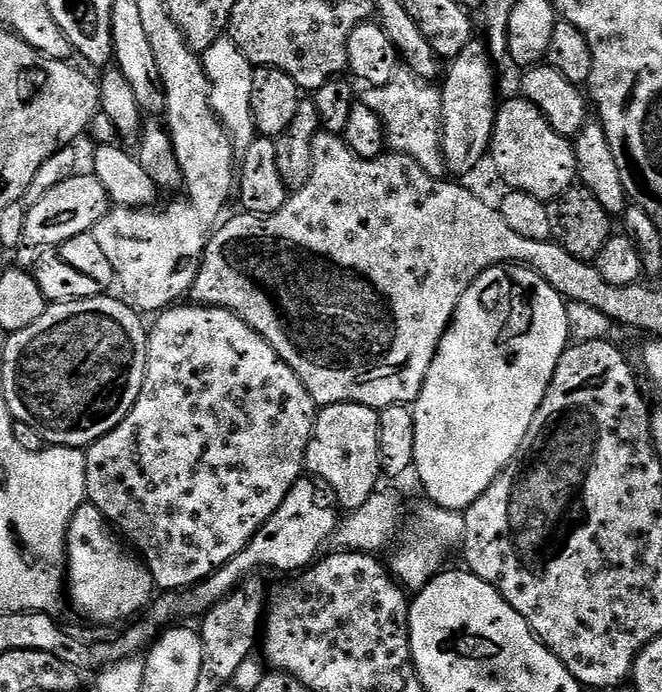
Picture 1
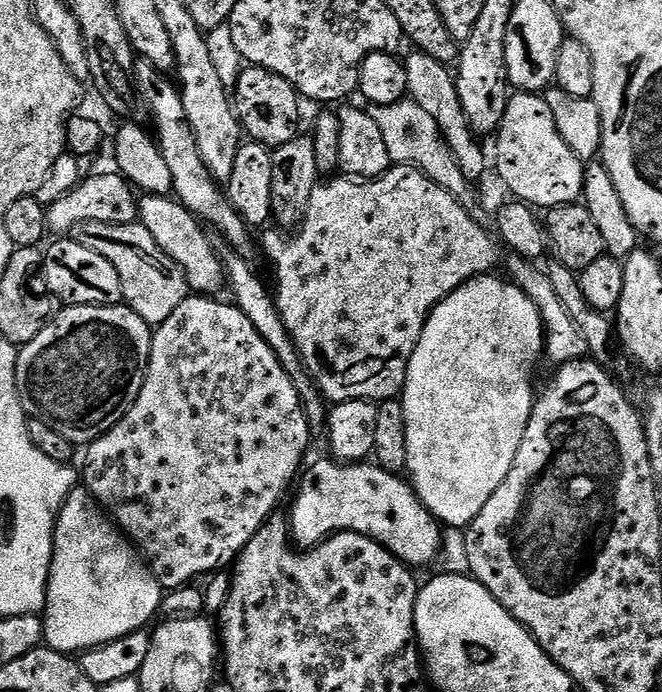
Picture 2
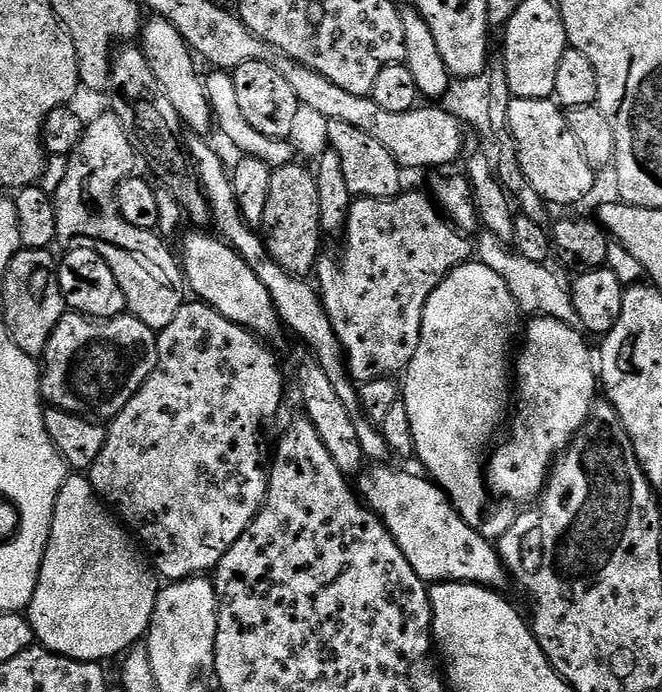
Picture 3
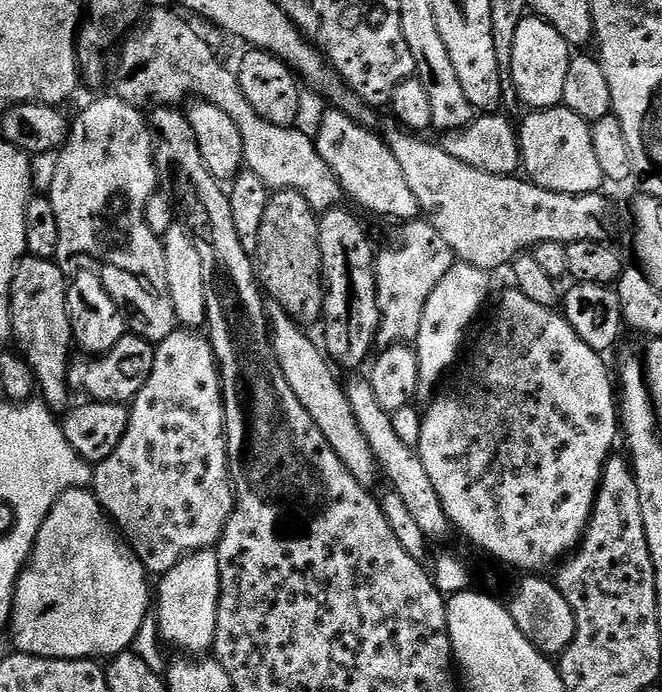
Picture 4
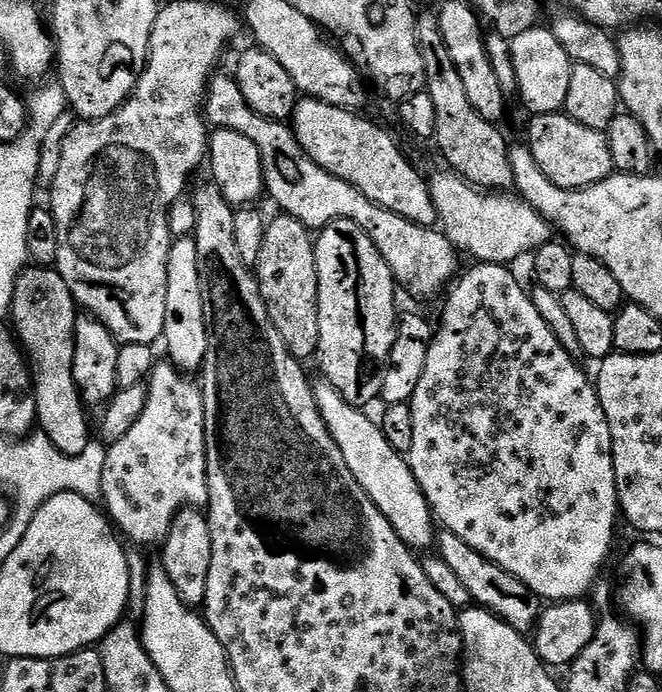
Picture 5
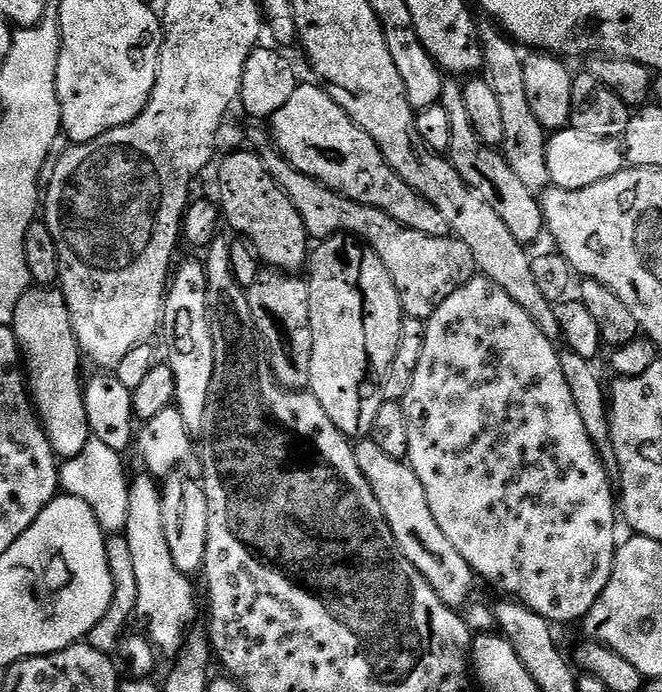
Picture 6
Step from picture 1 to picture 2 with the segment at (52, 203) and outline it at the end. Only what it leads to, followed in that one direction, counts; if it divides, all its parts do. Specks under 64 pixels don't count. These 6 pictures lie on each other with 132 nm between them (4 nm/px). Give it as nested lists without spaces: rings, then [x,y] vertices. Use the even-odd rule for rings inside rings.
[[[119,171],[85,175],[76,188],[53,204],[47,205],[49,233],[68,234],[71,228],[86,224],[134,224],[140,218],[140,196],[133,184]]]

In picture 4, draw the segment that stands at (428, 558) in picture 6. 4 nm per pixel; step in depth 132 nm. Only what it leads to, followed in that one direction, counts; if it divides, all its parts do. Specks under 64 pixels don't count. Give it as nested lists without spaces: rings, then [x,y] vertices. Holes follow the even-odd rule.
[[[269,307],[267,314],[272,352],[276,356],[282,374],[286,374],[286,382],[290,382],[290,390],[294,390],[298,402],[302,402],[302,406],[306,406],[306,414],[310,414],[310,418],[314,418],[318,430],[322,430],[326,442],[330,442],[330,446],[334,450],[334,454],[338,454],[342,466],[346,466],[346,470],[350,470],[350,474],[354,474],[357,482],[365,486],[372,486],[376,476],[378,480],[378,465],[374,458],[374,450],[370,450],[366,438],[362,438],[362,432],[358,430],[358,422],[348,405],[348,393],[345,387],[336,381],[329,357],[322,351],[321,345],[317,341],[316,345],[304,333],[307,331],[285,314],[281,308]]]

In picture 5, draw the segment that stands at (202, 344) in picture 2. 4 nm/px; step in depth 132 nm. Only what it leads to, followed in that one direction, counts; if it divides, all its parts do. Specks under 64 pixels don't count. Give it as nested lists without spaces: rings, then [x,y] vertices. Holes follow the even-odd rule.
[[[160,362],[152,369],[152,375],[146,381],[148,397],[146,398],[146,410],[134,422],[134,427],[117,440],[111,441],[110,447],[106,451],[106,466],[102,470],[102,490],[100,496],[104,500],[103,507],[106,509],[106,515],[113,525],[118,529],[119,535],[125,541],[129,540],[129,545],[137,549],[148,550],[155,546],[163,545],[164,539],[168,537],[168,531],[172,529],[174,518],[185,508],[203,509],[208,502],[208,455],[206,454],[206,434],[204,433],[204,393],[201,385],[196,384],[195,379],[189,378],[180,369],[176,368],[171,362]]]

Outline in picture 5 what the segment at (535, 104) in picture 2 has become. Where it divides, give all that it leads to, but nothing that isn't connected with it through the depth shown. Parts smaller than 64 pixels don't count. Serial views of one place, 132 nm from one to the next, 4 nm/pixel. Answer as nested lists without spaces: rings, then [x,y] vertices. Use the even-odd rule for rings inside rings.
[[[563,111],[532,116],[532,125],[528,128],[526,143],[534,154],[534,162],[559,188],[588,188],[613,175],[614,169],[610,158],[610,146],[607,135],[598,130],[590,130],[582,126],[582,122],[574,122]]]

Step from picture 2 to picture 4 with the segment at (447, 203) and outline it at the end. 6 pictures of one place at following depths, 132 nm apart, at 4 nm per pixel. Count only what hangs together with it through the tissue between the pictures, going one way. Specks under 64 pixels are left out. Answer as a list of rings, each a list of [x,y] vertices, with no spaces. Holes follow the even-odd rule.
[[[417,218],[399,225],[400,233],[393,244],[377,251],[374,256],[376,266],[376,297],[380,307],[380,329],[376,332],[376,344],[381,349],[392,344],[407,344],[415,341],[422,326],[422,310],[426,310],[426,298],[434,294],[434,286],[446,278],[453,266],[454,257],[450,246],[442,239],[442,234],[434,230],[427,220]]]

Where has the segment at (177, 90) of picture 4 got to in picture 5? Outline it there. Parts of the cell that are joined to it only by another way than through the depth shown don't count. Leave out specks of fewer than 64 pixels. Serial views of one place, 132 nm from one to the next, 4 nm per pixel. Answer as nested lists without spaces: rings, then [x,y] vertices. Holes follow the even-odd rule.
[[[213,75],[208,82],[208,94],[204,98],[205,119],[213,129],[234,130],[258,146],[258,154],[262,154],[264,191],[283,215],[298,218],[298,222],[309,230],[325,228],[335,220],[354,222],[354,226],[361,228],[370,242],[374,242],[378,254],[382,254],[386,266],[390,266],[397,285],[420,300],[436,296],[440,291],[443,293],[453,283],[458,253],[443,231],[435,227],[423,228],[370,202],[362,190],[350,186],[350,182],[342,182],[342,178],[330,174],[330,170],[322,170],[318,162],[304,153],[285,121],[262,118],[262,114],[250,110],[246,98],[242,98],[242,90],[238,90],[235,75],[220,75]]]

